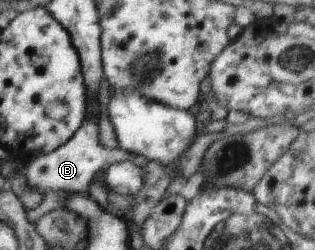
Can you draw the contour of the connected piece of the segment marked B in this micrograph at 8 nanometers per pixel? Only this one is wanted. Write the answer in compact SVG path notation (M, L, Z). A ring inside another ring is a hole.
M85 116L79 130L66 142L64 147L56 149L50 155L42 155L34 159L26 169L26 183L30 189L46 193L46 191L76 191L84 193L94 173L107 169L109 165L132 159L132 155L118 145L104 146L99 142L99 118Z

